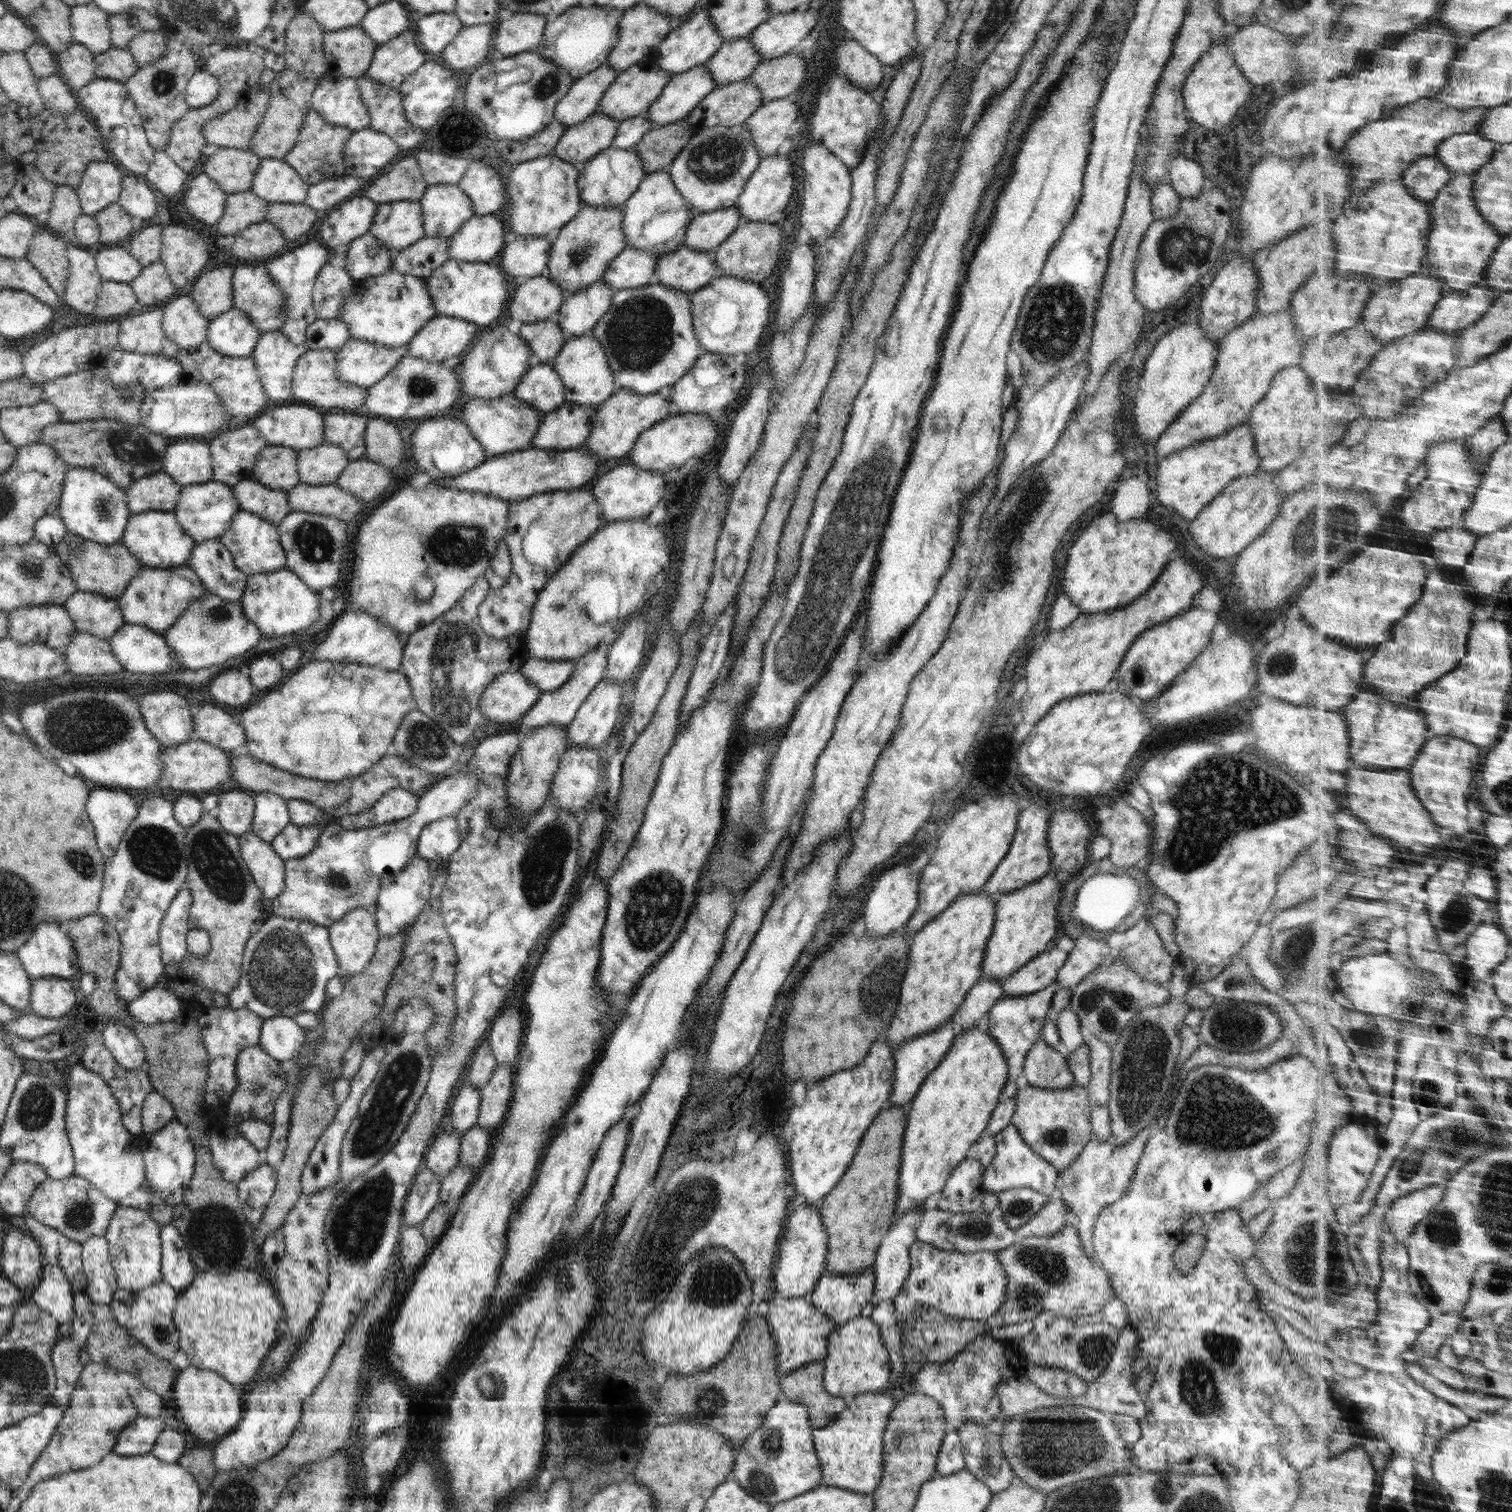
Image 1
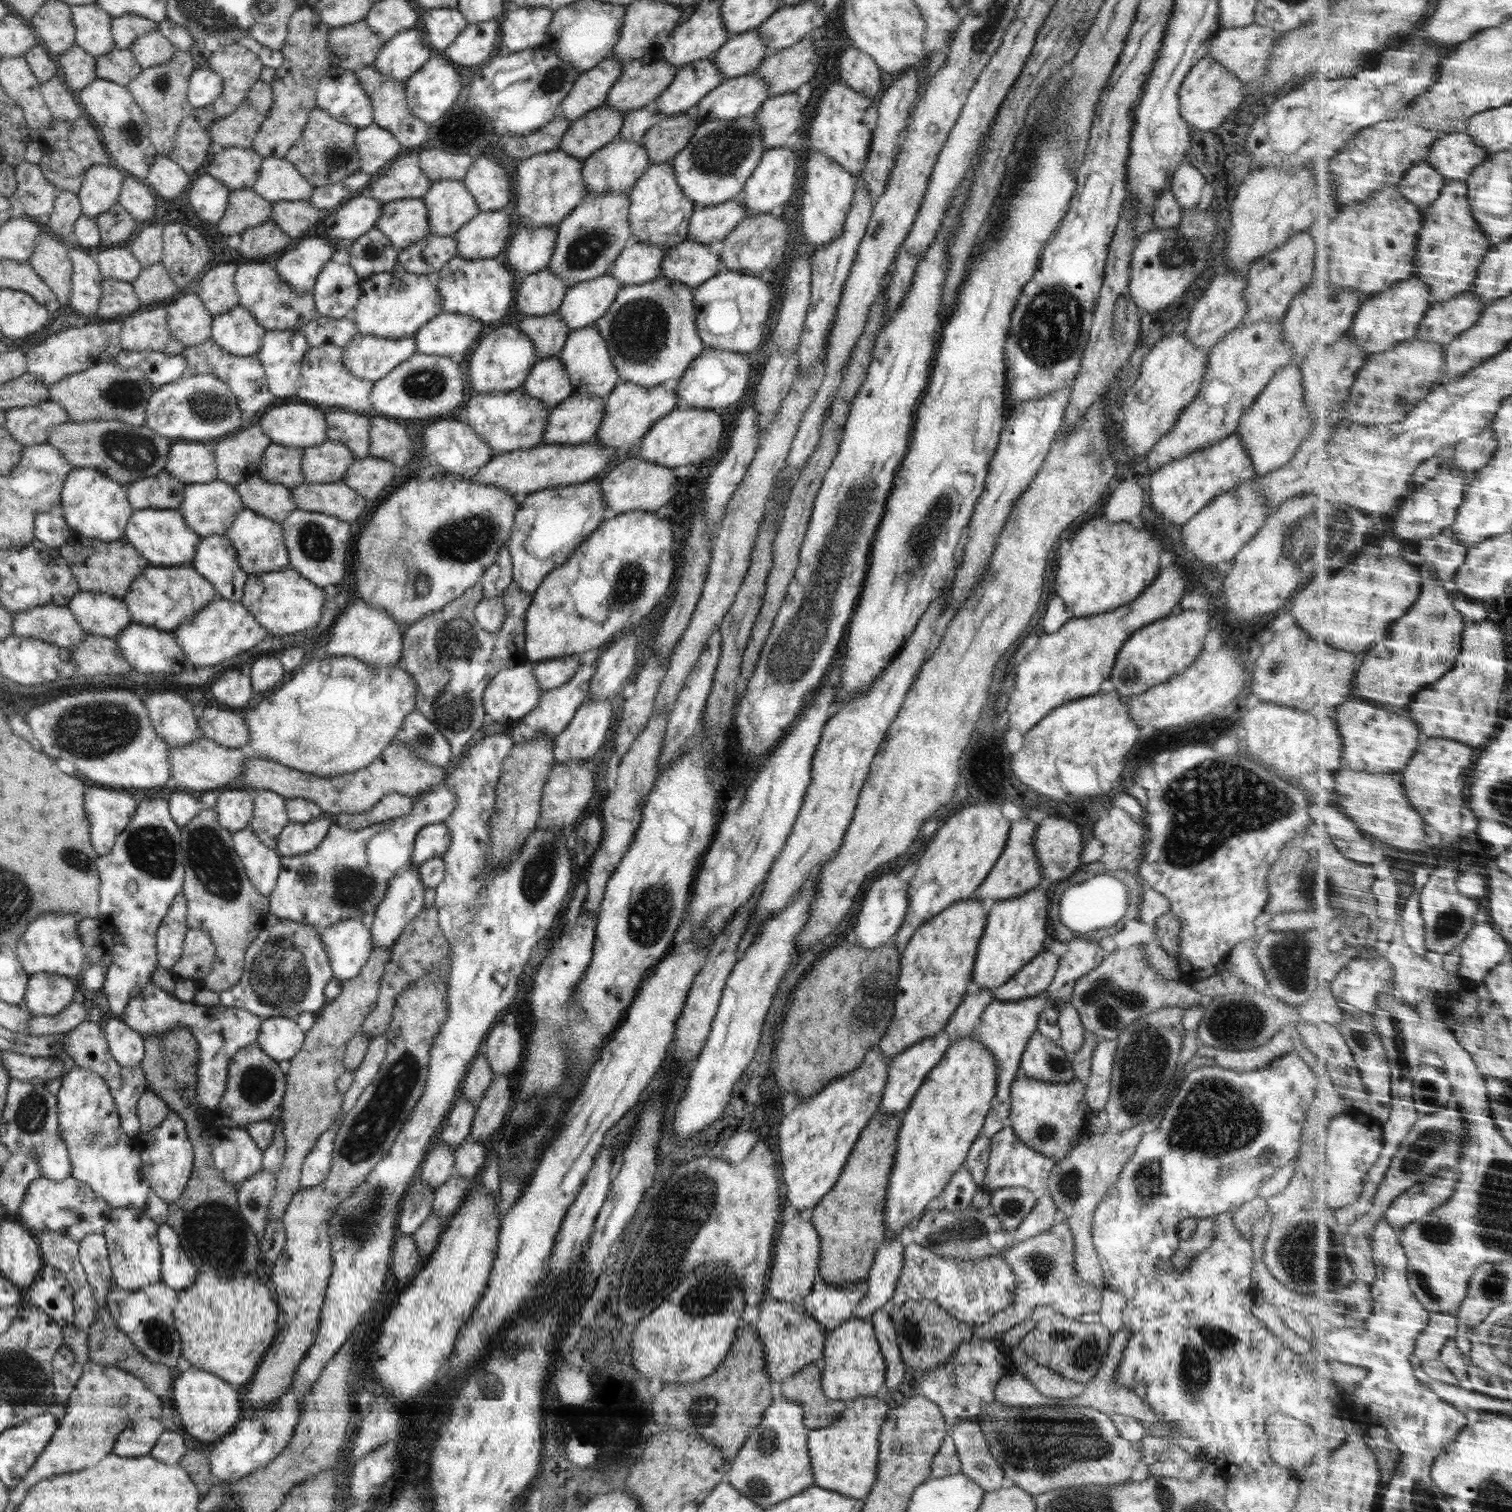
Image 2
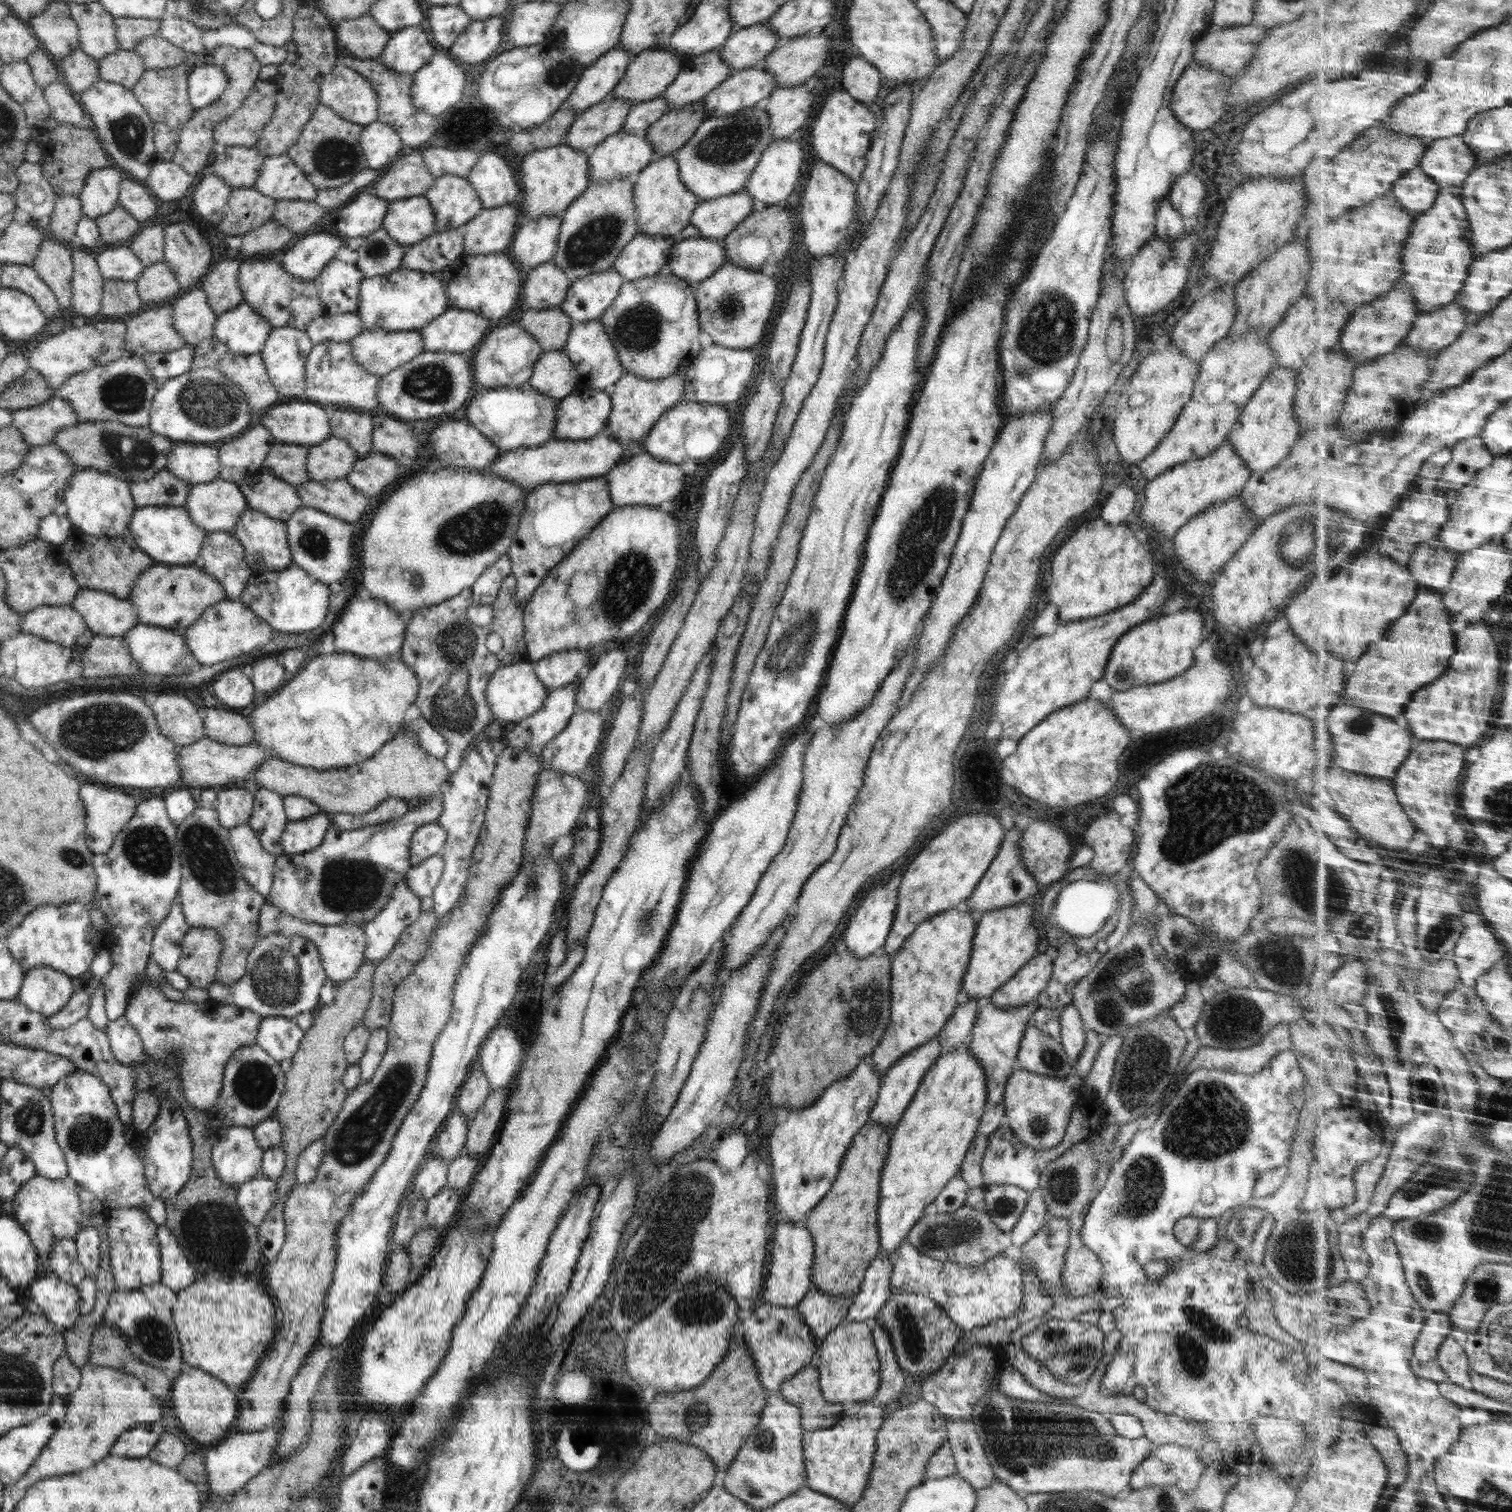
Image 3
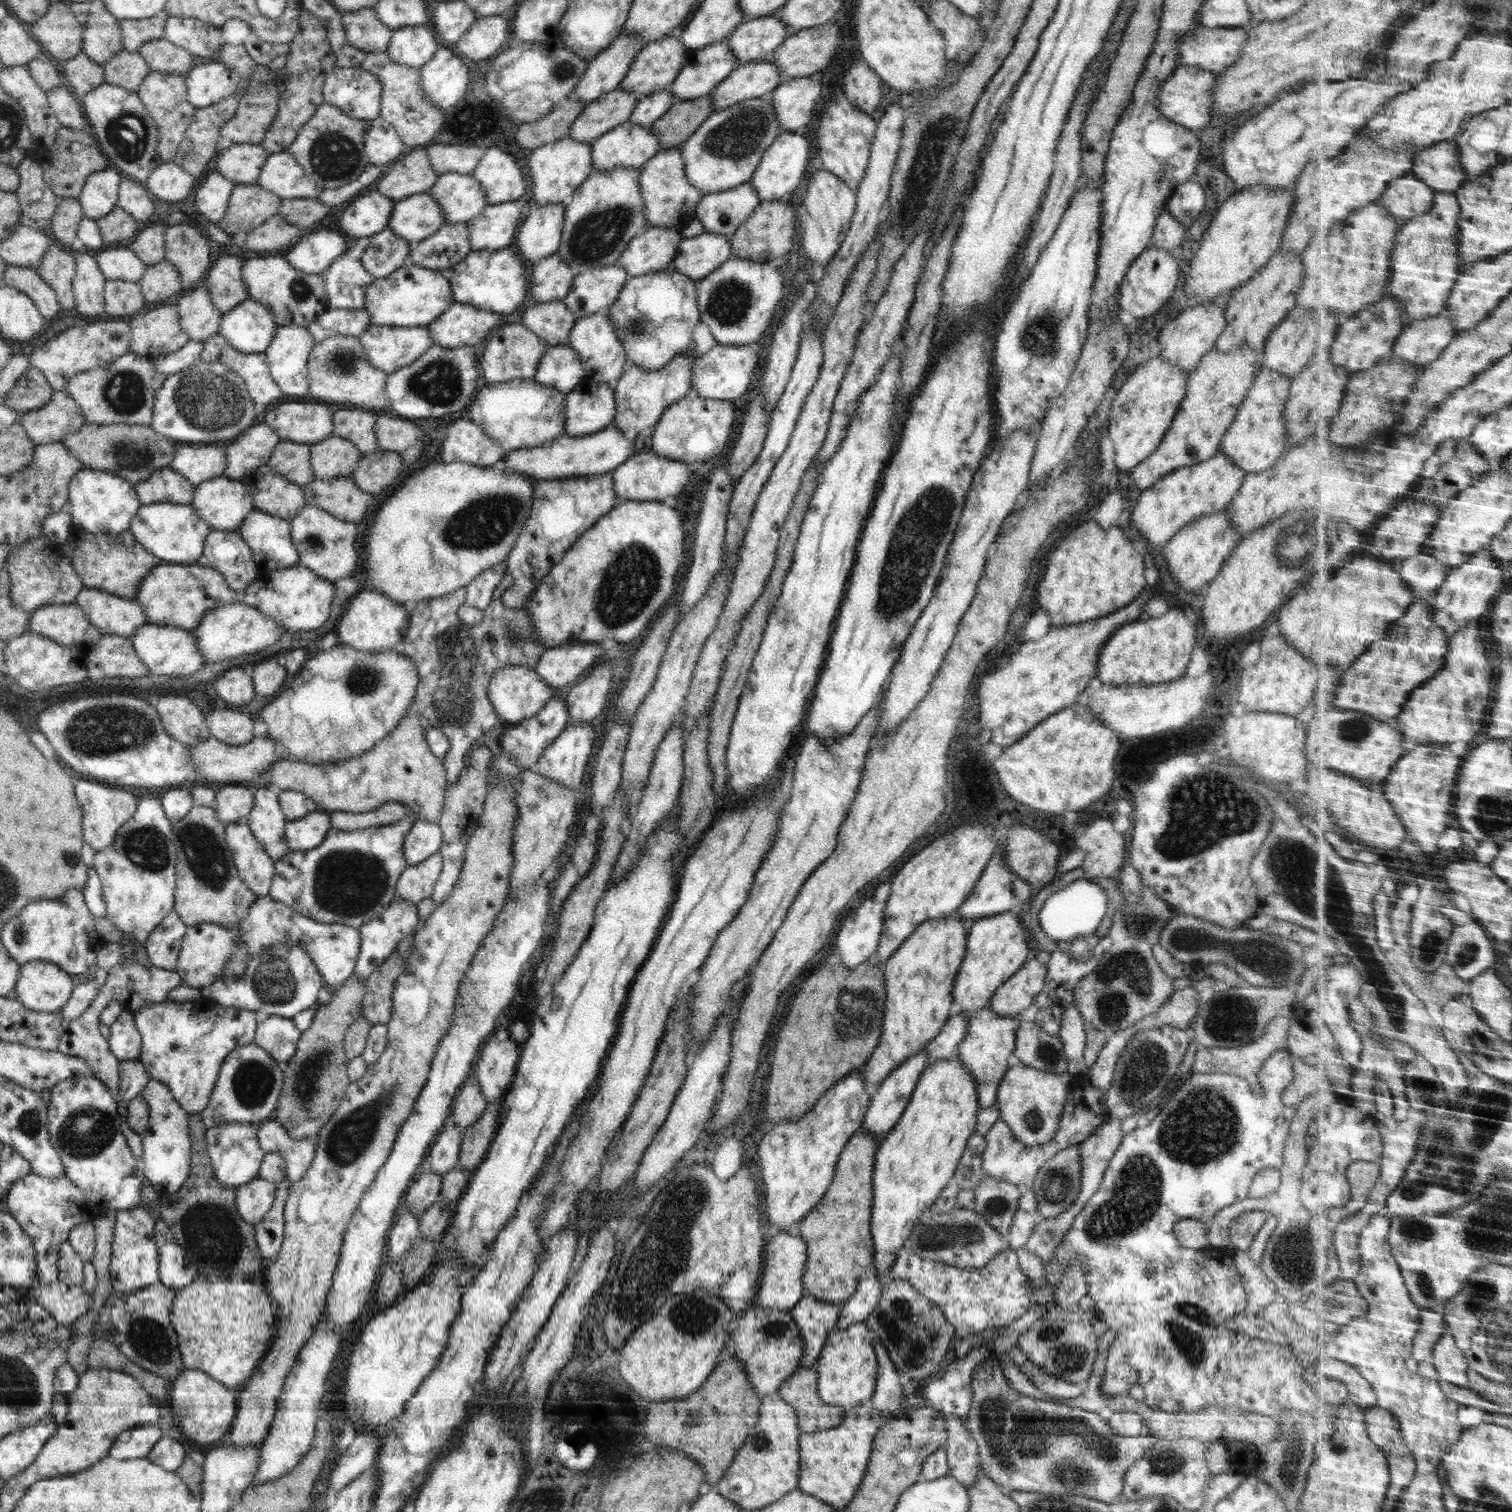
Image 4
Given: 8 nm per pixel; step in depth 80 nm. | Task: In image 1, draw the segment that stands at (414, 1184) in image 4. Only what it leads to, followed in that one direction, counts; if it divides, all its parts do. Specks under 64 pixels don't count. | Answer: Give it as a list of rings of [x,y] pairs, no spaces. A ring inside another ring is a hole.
[[[455,1130],[440,1132],[431,1142],[423,1167],[443,1177],[458,1165],[461,1136]]]

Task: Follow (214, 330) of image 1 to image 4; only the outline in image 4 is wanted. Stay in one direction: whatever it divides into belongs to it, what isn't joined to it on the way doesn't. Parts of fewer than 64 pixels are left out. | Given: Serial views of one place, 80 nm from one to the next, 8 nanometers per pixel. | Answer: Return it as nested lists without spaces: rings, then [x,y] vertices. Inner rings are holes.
[[[246,299],[222,315],[219,335],[240,352],[264,353],[276,328],[270,310]]]

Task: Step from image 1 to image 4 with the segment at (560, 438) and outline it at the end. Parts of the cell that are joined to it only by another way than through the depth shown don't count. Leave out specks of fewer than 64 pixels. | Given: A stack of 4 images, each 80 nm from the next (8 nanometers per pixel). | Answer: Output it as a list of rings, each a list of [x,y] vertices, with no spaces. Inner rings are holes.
[[[580,381],[567,395],[564,406],[565,433],[582,436],[613,425],[615,390],[606,383]]]

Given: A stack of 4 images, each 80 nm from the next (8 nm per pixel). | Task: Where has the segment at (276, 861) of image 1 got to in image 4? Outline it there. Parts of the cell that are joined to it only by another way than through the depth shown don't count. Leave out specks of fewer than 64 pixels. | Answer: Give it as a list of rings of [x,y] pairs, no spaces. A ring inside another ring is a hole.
[[[246,822],[225,826],[225,839],[233,854],[240,879],[252,893],[269,895],[274,874],[274,860],[262,848]]]

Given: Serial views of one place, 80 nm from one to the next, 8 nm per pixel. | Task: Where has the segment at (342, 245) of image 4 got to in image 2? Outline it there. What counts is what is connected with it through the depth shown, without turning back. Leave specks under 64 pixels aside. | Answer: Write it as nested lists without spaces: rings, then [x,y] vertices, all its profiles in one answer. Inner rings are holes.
[[[311,233],[296,241],[293,249],[272,265],[280,280],[294,289],[294,294],[306,296],[313,292],[318,274],[338,248],[328,238]]]

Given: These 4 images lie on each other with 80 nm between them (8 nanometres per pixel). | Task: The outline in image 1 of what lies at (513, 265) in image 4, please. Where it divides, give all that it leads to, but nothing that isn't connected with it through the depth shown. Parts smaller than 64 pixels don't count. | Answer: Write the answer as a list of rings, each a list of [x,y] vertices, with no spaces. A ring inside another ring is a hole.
[[[448,259],[426,279],[436,315],[467,320],[479,328],[498,320],[509,303],[505,273],[494,263]]]

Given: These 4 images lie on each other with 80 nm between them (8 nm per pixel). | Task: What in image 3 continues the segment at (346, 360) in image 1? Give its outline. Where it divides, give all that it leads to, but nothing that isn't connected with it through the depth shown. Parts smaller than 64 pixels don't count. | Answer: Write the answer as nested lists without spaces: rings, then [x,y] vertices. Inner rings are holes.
[[[363,330],[350,342],[350,346],[357,363],[368,374],[381,377],[410,362],[424,349],[418,331]]]

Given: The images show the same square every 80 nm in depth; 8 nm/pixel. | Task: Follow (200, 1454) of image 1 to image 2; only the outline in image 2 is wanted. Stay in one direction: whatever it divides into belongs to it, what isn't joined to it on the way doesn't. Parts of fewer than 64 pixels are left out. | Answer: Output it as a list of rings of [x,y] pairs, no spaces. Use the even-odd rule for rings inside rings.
[[[188,1450],[178,1465],[189,1474],[194,1484],[198,1486],[198,1494],[201,1498],[204,1498],[208,1491],[219,1482],[211,1473],[209,1458],[202,1451]]]

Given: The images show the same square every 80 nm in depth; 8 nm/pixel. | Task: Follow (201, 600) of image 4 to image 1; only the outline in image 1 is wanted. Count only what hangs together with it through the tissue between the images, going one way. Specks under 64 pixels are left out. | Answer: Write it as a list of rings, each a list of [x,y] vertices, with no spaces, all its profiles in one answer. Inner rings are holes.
[[[143,566],[138,574],[128,583],[128,586],[125,588],[125,591],[121,594],[120,597],[117,598],[117,603],[122,611],[122,616],[125,618],[125,622],[128,624],[135,624],[140,626],[148,627],[150,630],[153,630],[157,633],[166,632],[177,620],[178,617],[188,608],[188,605],[193,601],[197,600],[197,598],[202,597],[208,593],[207,591],[203,594],[203,590],[205,590],[205,586],[201,583],[201,580],[197,577],[197,574],[188,566],[180,566],[180,567],[168,567],[165,569],[153,569],[150,567]]]

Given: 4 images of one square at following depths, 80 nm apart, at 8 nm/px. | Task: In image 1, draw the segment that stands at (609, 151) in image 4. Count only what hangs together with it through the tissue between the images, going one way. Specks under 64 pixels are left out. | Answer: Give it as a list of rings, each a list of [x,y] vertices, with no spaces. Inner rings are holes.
[[[605,148],[596,157],[580,164],[578,190],[584,205],[595,207],[614,207],[622,210],[627,198],[638,188],[646,174],[642,159],[632,149]],[[604,204],[604,205],[602,205]]]

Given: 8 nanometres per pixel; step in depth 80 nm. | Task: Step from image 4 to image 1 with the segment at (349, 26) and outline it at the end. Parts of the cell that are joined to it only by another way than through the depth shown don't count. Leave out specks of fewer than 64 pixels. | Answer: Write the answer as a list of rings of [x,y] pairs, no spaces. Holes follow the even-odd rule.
[[[358,25],[326,31],[323,47],[330,64],[330,72],[356,80],[367,74],[378,44]]]

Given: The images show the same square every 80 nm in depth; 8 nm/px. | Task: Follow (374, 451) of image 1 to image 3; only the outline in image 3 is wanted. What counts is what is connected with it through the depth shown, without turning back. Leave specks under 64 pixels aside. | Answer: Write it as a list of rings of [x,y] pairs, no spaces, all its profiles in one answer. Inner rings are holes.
[[[375,412],[372,451],[392,457],[398,465],[412,464],[418,452],[418,439],[404,422]]]

